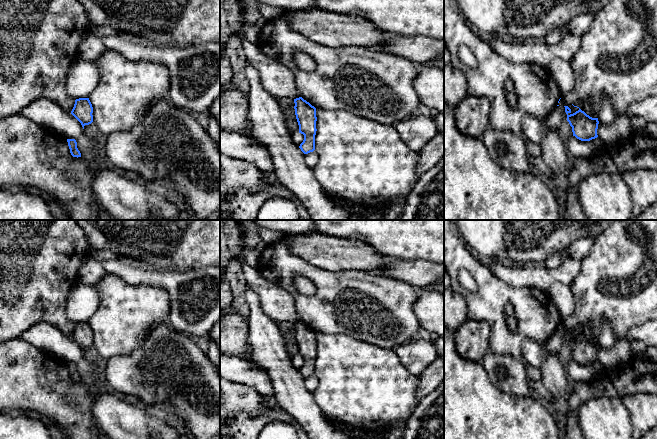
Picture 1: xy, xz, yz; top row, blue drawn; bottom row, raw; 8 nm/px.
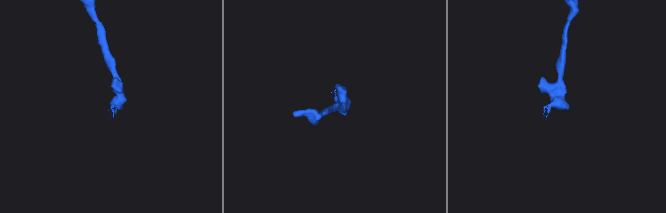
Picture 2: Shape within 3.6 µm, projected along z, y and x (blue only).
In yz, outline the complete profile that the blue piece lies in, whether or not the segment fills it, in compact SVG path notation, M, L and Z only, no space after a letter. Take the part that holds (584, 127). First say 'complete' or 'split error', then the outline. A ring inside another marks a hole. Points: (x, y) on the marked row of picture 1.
complete; M568 106L564 107L567 114L567 121L572 127L573 136L581 141L590 141L598 137L598 118L590 117L580 108L572 114Z

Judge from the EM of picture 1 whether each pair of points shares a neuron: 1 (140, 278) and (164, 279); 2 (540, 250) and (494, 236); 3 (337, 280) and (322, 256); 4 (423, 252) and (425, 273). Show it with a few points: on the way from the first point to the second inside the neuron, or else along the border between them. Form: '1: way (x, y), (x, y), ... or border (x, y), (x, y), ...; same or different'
1: way (146, 278), (158, 278); same
2: way (529, 243), (524, 238), (518, 236), (505, 236); same
3: border (310, 263), (331, 271), (355, 270); different
4: border (400, 259), (433, 261); different

